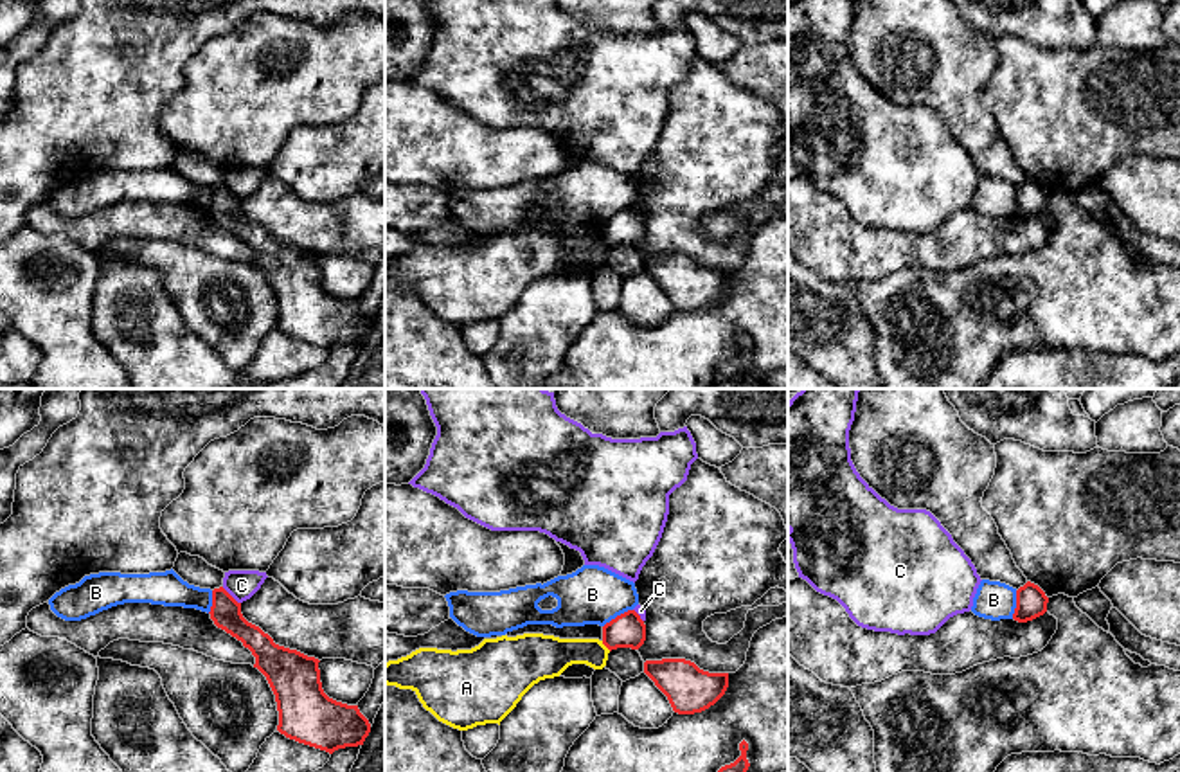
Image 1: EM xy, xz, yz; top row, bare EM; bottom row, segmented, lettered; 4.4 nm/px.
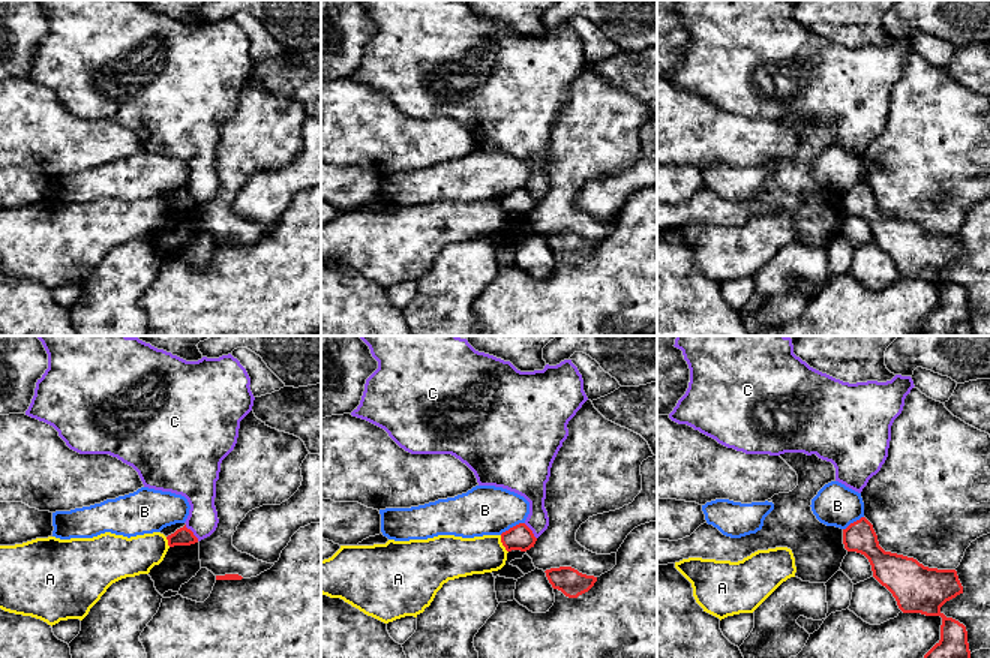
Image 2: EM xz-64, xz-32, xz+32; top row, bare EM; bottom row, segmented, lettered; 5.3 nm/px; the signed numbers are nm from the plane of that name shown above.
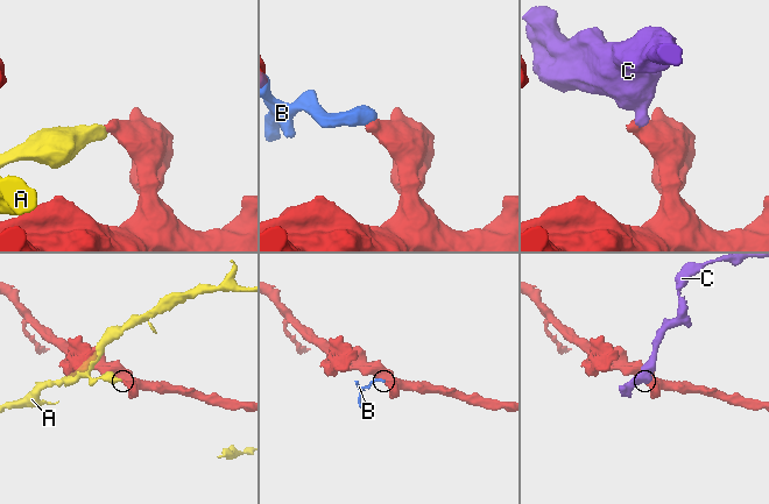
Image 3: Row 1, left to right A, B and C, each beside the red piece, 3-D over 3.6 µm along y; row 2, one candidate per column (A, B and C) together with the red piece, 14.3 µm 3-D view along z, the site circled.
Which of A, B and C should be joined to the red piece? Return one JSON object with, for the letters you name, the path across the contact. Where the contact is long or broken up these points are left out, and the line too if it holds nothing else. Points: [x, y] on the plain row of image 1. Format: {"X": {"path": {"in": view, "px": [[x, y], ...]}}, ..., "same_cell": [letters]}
{"same_cell": []}

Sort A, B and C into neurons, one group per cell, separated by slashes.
A / B / C

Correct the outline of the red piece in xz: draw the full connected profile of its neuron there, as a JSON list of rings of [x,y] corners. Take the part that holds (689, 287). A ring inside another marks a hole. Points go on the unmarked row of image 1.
[[[685,256],[646,257],[644,270],[667,293],[678,311],[709,306],[729,284],[729,270],[709,270]]]

